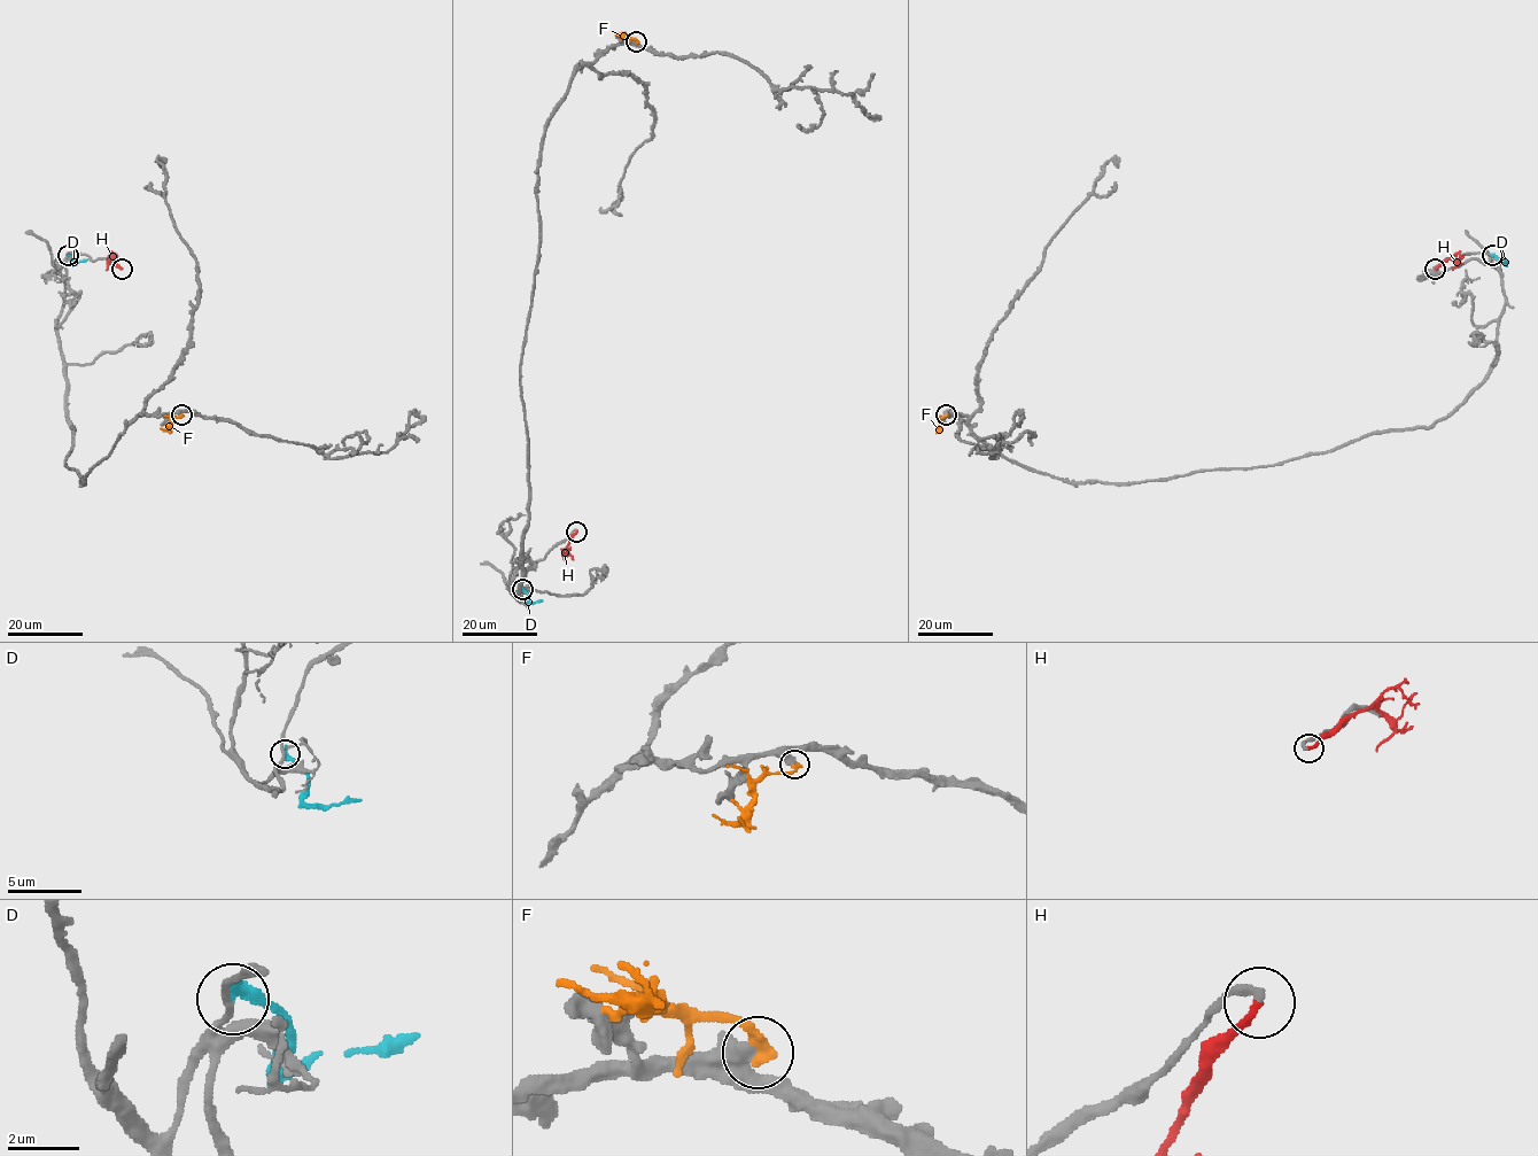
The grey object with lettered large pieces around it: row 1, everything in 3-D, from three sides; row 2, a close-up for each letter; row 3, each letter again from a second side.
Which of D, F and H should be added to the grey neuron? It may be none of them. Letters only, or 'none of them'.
H

